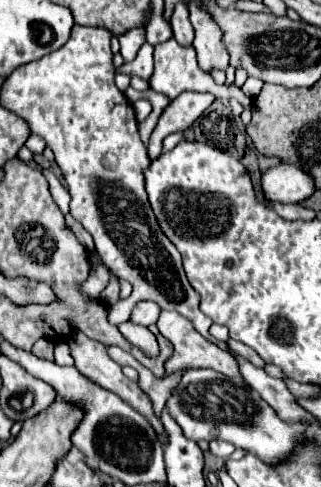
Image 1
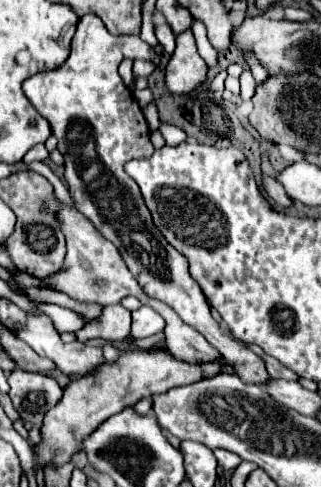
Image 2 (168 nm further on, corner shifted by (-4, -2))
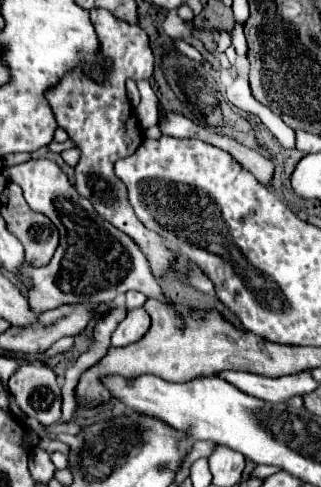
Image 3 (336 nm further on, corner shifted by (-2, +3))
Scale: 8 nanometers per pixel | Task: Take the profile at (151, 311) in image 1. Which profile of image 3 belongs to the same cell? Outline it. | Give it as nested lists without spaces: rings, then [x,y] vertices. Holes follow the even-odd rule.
[[[142,307],[140,309],[132,309],[124,317],[124,321],[118,325],[118,329],[114,331],[112,347],[126,347],[130,343],[136,343],[136,341],[140,341],[146,335],[148,329],[150,329],[148,313]]]

